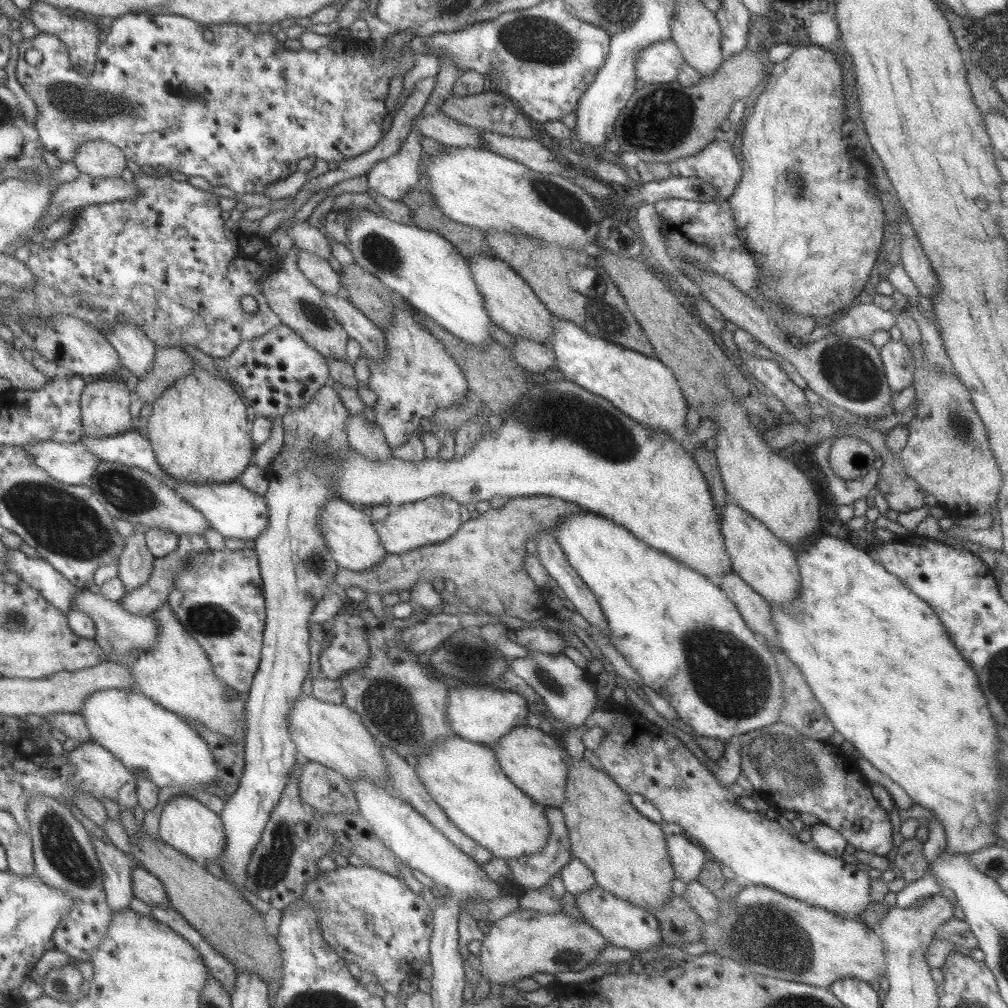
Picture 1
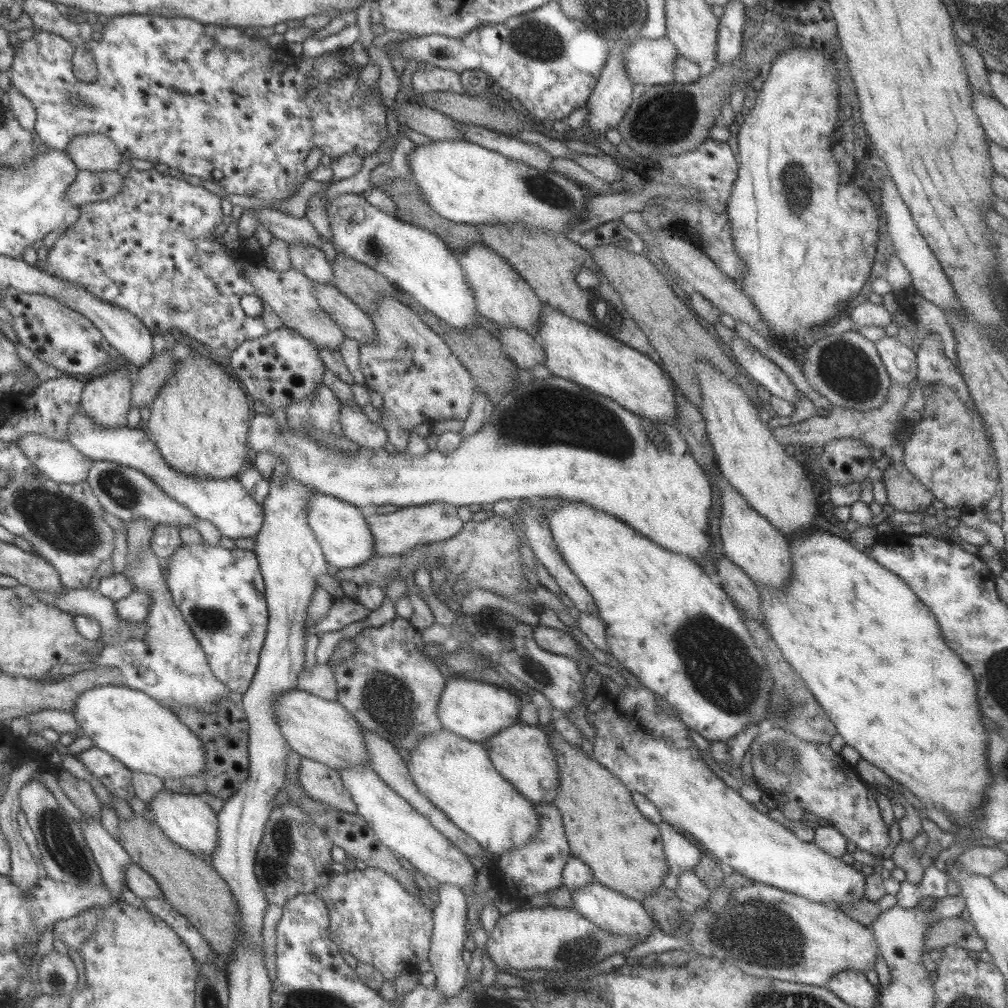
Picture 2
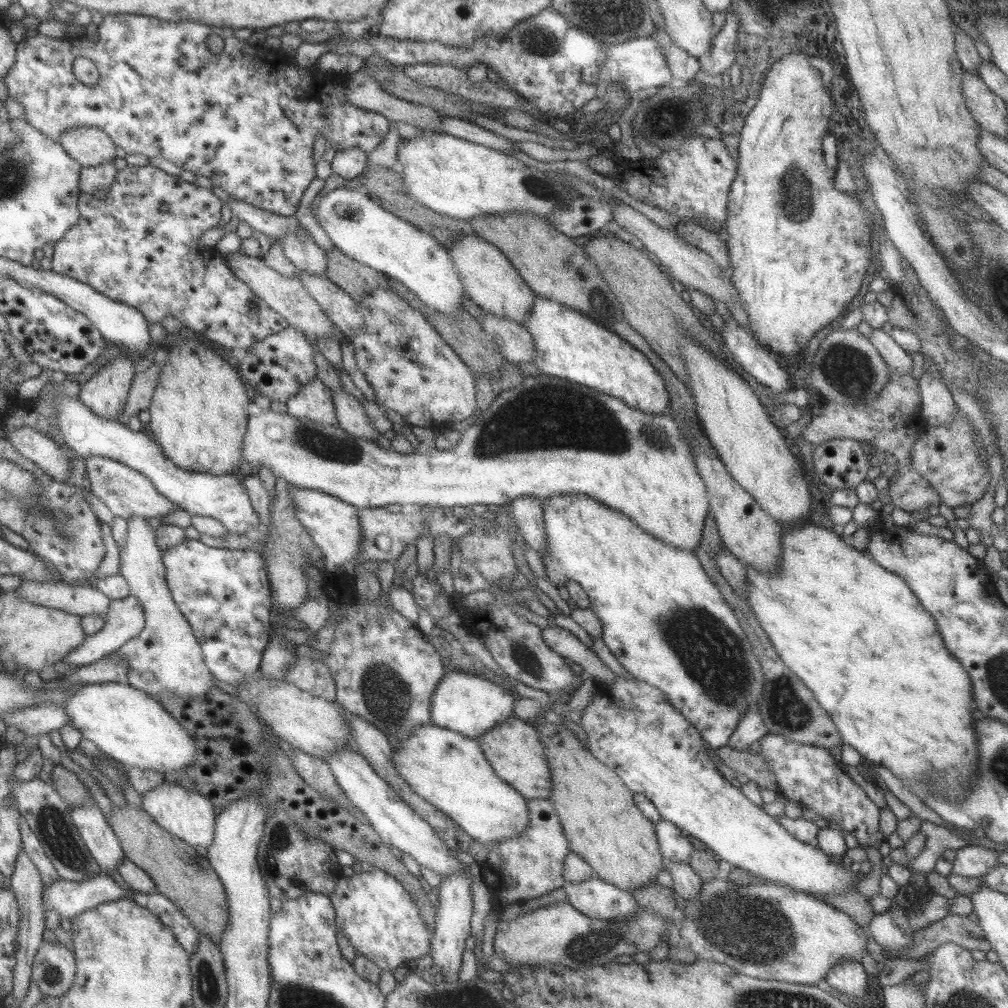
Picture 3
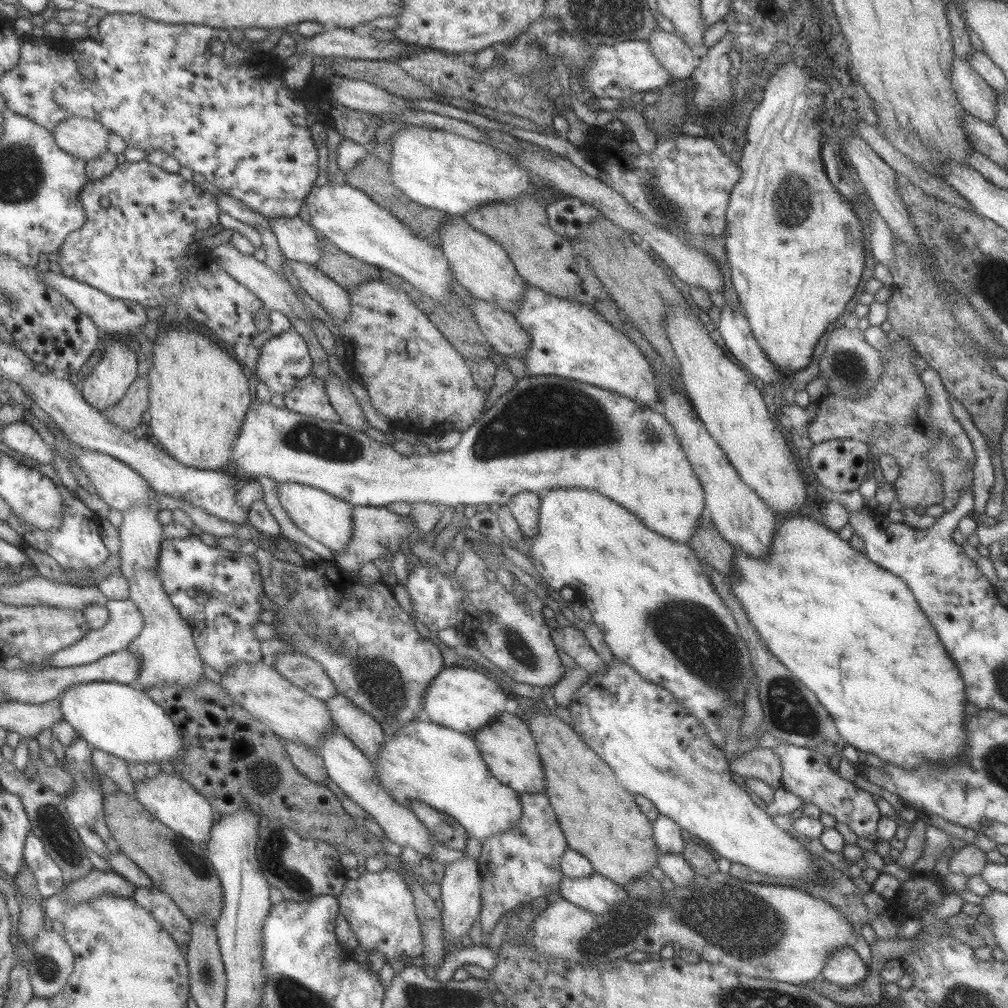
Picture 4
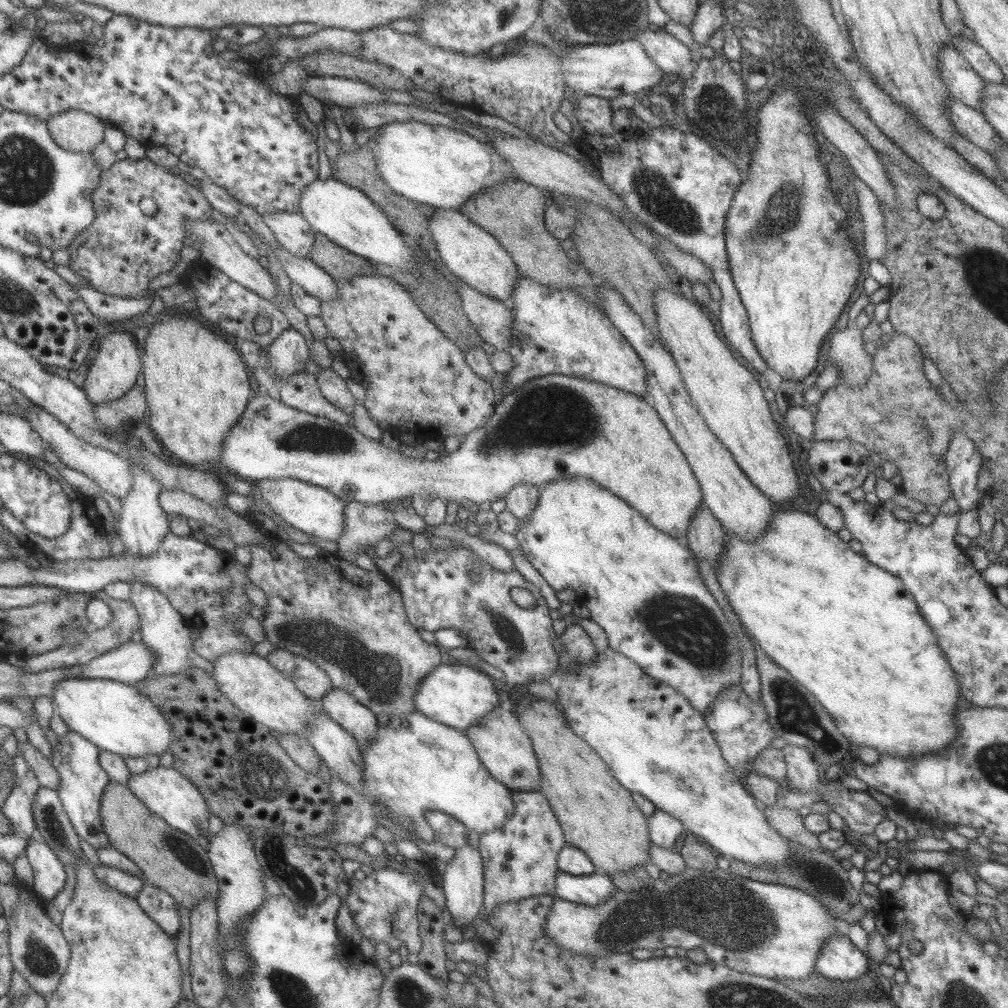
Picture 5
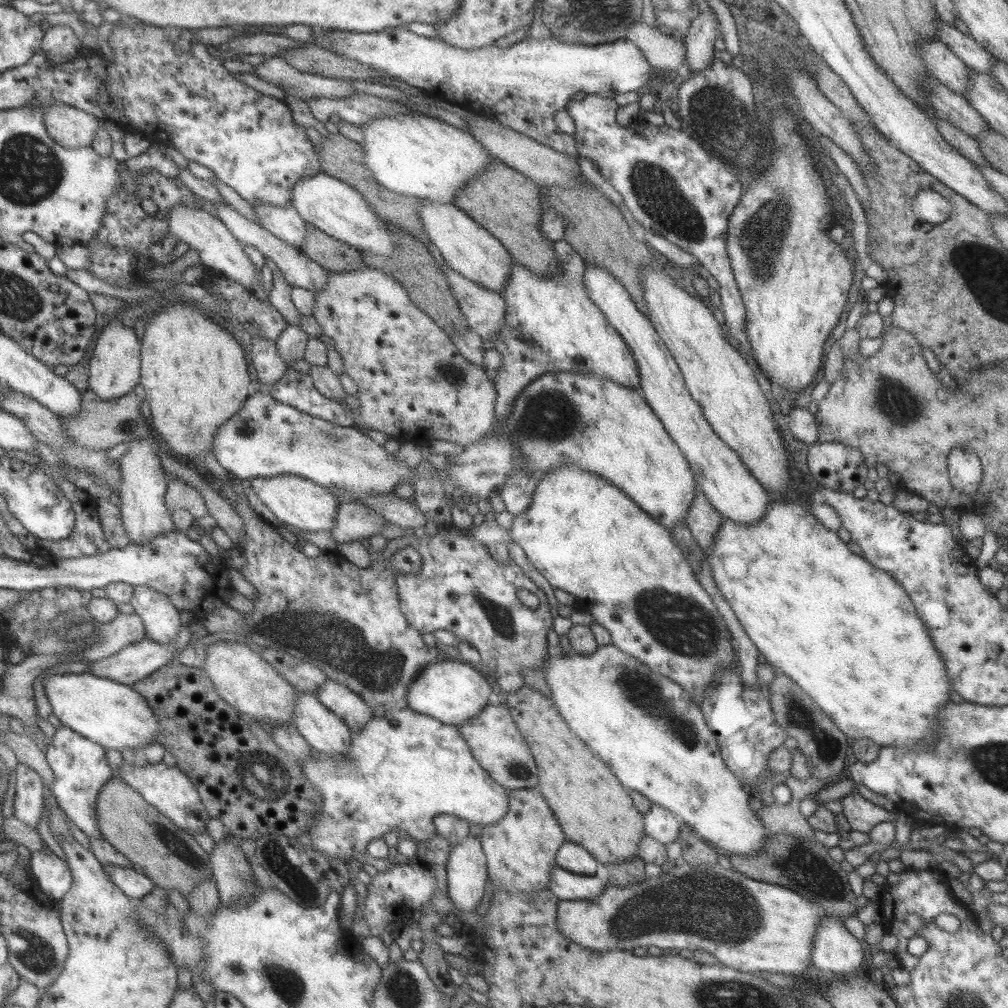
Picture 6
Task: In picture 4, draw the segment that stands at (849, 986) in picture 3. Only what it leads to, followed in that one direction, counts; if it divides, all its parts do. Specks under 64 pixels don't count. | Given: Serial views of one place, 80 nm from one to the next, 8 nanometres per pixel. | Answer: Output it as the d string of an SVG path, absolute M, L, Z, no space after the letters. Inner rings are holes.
M842 946L834 950L824 962L820 979L849 988L849 986L859 984L867 974L867 966L863 965L851 946Z

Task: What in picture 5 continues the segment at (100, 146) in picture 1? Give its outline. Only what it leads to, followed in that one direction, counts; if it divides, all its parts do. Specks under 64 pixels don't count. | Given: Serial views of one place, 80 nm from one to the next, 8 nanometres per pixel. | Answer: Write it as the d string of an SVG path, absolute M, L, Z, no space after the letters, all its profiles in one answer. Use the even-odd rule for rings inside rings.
M80 110L60 112L46 122L53 142L67 152L91 152L103 140L105 123Z

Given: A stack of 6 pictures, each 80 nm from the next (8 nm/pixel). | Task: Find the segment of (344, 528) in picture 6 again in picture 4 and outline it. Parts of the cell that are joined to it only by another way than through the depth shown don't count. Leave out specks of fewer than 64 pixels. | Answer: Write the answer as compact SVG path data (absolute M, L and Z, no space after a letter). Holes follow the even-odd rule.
M353 506L351 517L351 538L343 552L334 558L334 562L341 570L351 572L359 570L362 564L371 562L375 558L390 559L394 552L397 552L401 542L416 531L416 526L409 522L407 516L401 516L385 509L375 506ZM385 537L388 540L388 547L382 547L377 540Z

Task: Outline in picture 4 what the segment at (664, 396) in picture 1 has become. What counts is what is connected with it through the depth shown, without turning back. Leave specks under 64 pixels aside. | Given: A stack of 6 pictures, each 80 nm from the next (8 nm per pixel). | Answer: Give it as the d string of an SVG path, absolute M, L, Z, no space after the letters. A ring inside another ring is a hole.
M527 287L521 307L513 314L519 328L527 332L529 346L526 354L521 360L526 365L526 376L561 376L576 382L595 386L599 389L609 390L611 393L619 394L641 406L657 409L660 405L659 390L655 382L654 368L648 358L627 338L620 330L613 328L597 315L591 307L581 305L581 302L557 298L554 295L543 293L535 287Z

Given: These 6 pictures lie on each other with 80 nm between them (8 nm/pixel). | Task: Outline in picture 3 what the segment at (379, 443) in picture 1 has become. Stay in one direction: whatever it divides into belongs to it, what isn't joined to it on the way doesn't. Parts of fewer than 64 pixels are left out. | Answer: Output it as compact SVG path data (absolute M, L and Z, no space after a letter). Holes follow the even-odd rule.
M339 389L339 391L333 391L331 397L338 420L338 427L344 430L346 434L361 439L364 438L373 443L376 443L375 440L381 435L388 439L394 436L392 430L385 432L377 431L366 416L365 403L359 403L351 394L347 394L347 392Z

